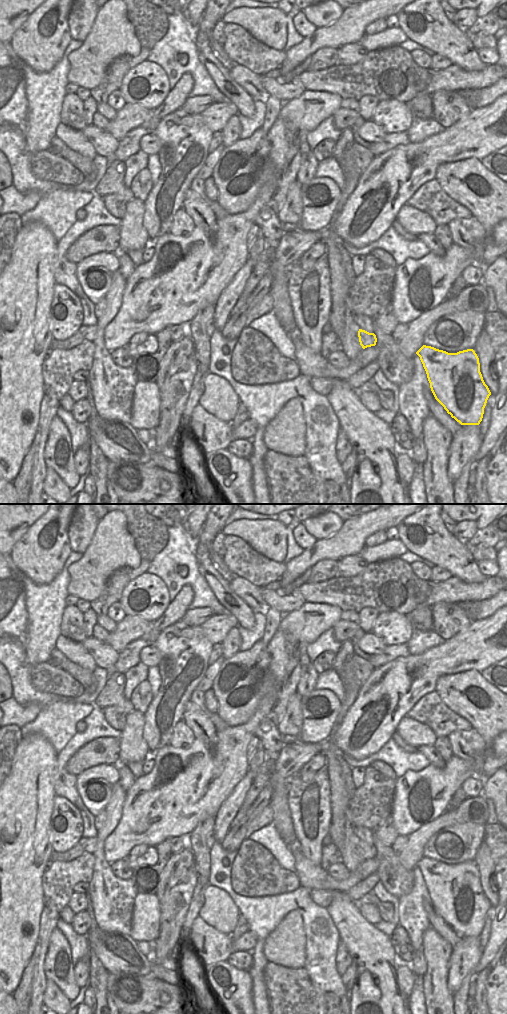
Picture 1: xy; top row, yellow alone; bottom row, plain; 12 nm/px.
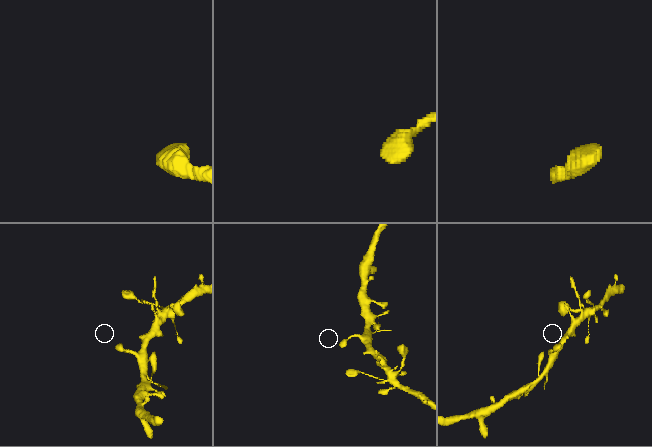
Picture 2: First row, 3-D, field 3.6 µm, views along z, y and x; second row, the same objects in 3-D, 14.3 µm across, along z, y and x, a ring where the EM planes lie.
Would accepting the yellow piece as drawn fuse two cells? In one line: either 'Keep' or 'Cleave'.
Keep.

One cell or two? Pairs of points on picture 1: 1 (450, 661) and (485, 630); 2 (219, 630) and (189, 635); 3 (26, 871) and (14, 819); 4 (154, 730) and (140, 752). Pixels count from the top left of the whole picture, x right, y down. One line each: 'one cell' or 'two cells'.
1: one cell
2: two cells
3: one cell
4: two cells

